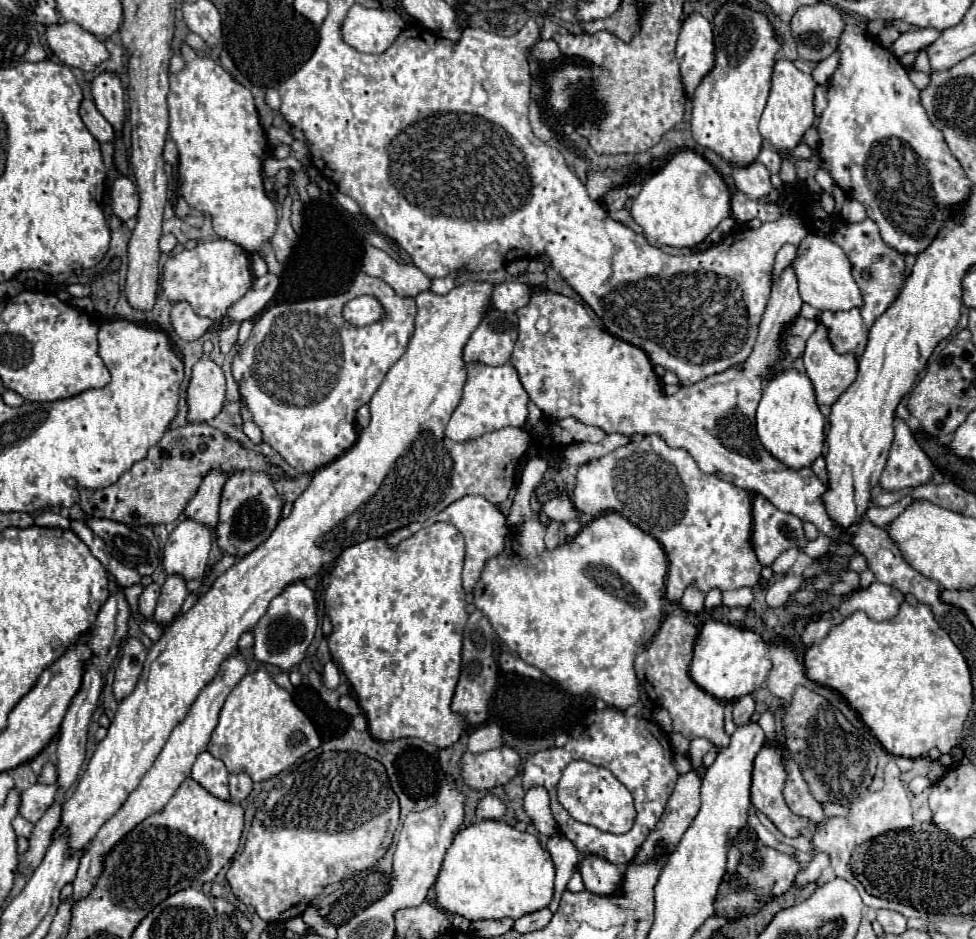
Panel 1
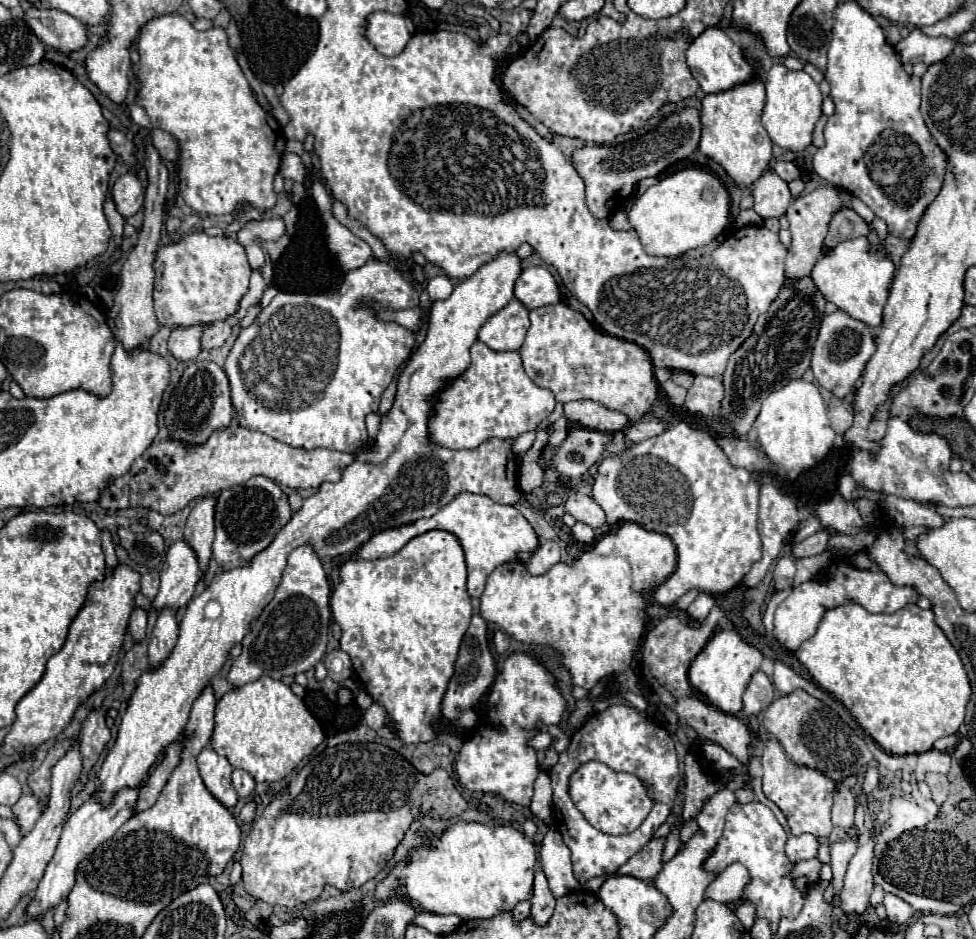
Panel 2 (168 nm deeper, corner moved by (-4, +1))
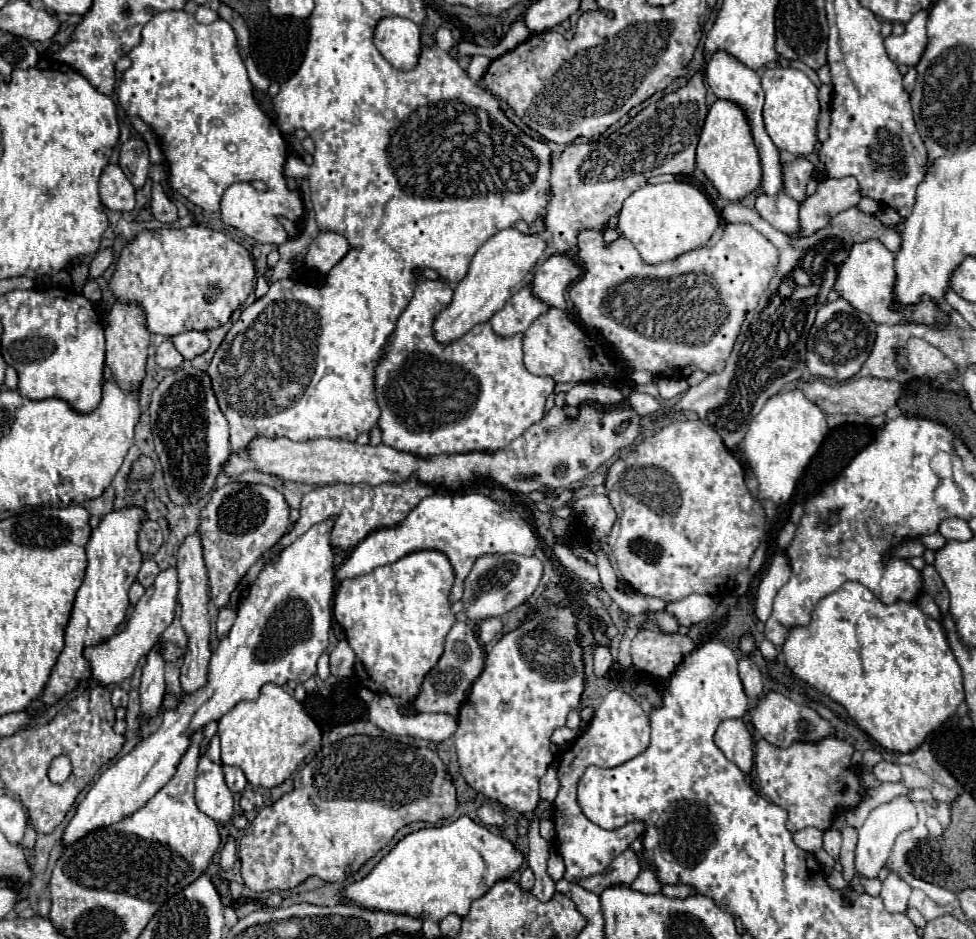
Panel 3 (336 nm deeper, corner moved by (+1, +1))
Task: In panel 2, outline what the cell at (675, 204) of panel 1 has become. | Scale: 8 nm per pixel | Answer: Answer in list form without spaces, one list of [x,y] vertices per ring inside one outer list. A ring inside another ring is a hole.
[[[688,166],[650,186],[628,212],[642,246],[652,256],[680,256],[686,250],[710,244],[730,220],[730,196],[726,186],[708,170]]]

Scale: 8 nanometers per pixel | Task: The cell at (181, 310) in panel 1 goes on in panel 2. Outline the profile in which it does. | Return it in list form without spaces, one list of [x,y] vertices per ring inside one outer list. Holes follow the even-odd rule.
[[[194,324],[188,328],[184,326],[172,328],[168,350],[178,360],[194,360],[202,350],[202,340],[200,340],[202,332],[204,332],[204,324]]]

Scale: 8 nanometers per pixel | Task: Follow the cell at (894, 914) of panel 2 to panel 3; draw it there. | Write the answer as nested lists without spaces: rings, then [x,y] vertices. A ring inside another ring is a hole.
[[[891,872],[883,882],[881,898],[889,912],[905,912],[909,894],[911,894],[911,886],[905,880],[901,880],[897,872]]]

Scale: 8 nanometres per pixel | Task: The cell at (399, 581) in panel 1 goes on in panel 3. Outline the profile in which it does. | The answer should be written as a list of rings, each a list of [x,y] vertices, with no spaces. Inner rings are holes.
[[[413,552],[395,564],[381,566],[373,574],[341,582],[335,594],[335,620],[343,626],[349,644],[357,650],[355,674],[373,692],[389,694],[401,708],[411,712],[411,702],[421,688],[423,676],[437,664],[445,646],[445,634],[455,624],[449,590],[453,568],[445,554]]]

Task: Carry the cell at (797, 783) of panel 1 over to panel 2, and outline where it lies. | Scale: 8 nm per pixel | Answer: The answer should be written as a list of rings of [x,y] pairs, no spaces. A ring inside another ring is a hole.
[[[846,786],[836,788],[836,802],[832,806],[832,824],[850,830],[854,826],[854,796]]]

